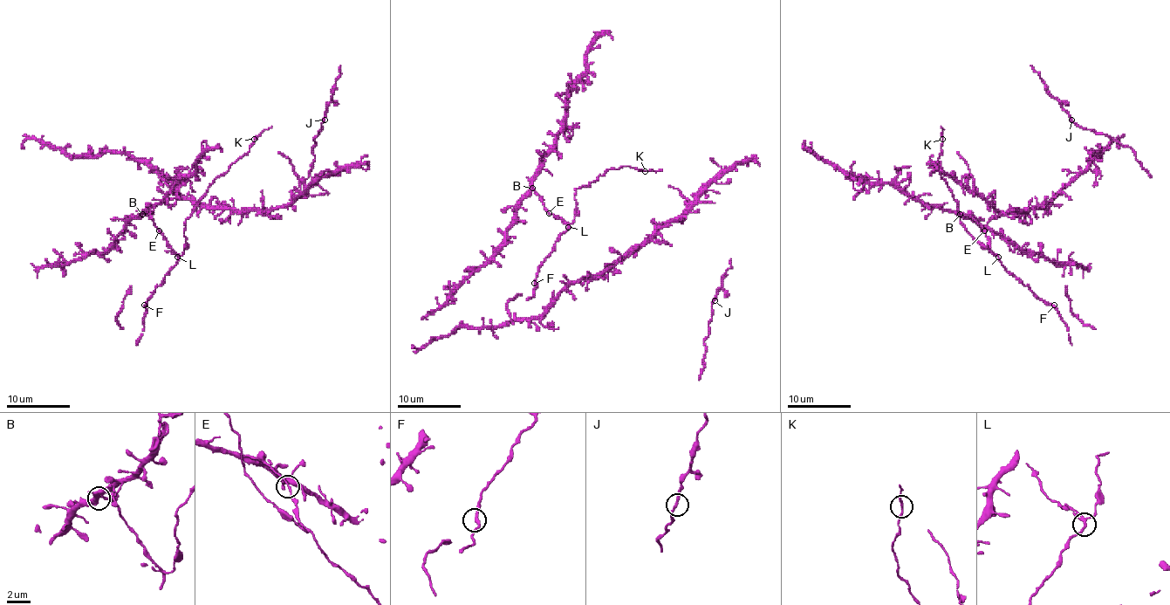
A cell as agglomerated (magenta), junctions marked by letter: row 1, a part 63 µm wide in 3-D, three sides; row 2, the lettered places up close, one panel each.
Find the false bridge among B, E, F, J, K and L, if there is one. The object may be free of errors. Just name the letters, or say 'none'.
B

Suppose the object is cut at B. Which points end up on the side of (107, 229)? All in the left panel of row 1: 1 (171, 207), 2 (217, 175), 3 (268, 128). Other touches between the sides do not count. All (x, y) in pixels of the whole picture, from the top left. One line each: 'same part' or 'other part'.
1: same part
2: other part
3: other part

